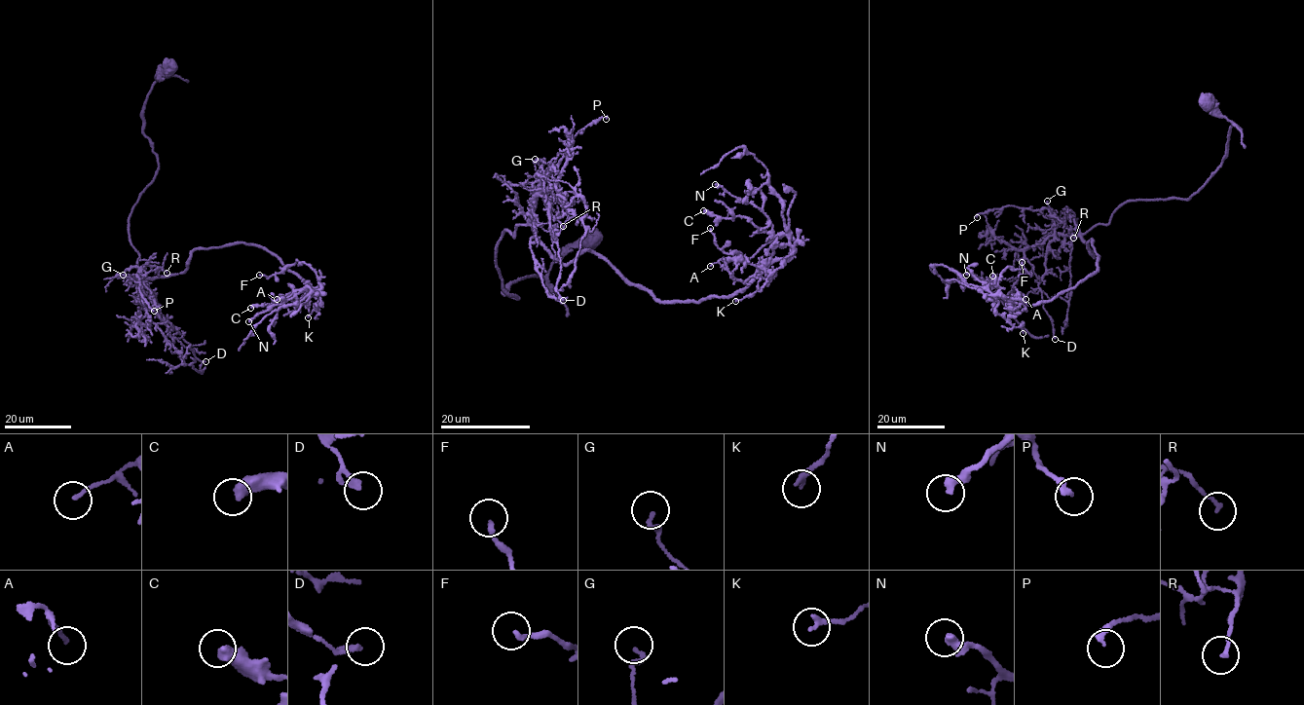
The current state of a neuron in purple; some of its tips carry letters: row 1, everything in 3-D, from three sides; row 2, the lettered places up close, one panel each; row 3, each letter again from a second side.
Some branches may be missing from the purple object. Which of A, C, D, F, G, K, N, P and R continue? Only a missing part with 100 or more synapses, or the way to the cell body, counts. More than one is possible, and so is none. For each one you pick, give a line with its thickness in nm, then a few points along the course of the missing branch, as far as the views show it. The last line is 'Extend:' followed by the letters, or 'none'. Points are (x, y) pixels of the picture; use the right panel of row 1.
Extend: none

